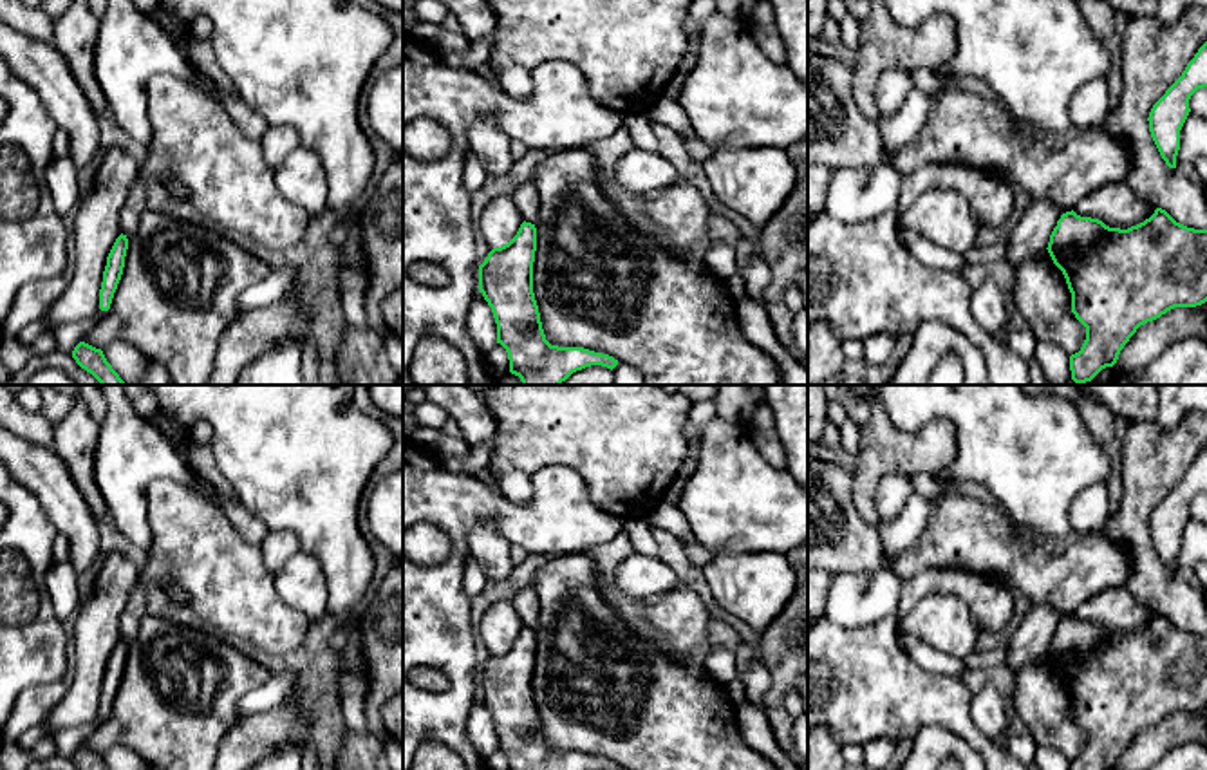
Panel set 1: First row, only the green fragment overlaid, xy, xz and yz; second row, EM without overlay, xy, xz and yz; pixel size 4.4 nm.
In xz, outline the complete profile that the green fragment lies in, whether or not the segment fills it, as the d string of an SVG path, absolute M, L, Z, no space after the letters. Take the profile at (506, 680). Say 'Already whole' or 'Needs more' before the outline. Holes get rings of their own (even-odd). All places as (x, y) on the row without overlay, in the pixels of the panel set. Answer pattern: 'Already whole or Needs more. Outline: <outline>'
Already whole. Outline: M524 625L517 640L479 671L479 696L491 712L497 748L506 754L510 770L618 770L609 759L546 745L533 698L535 656L537 633Z

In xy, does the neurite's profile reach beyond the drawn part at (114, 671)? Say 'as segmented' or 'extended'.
as segmented

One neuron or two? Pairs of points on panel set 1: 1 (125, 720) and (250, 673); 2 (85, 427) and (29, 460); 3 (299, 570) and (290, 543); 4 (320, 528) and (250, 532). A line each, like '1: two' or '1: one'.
1: one
2: two
3: two
4: two

